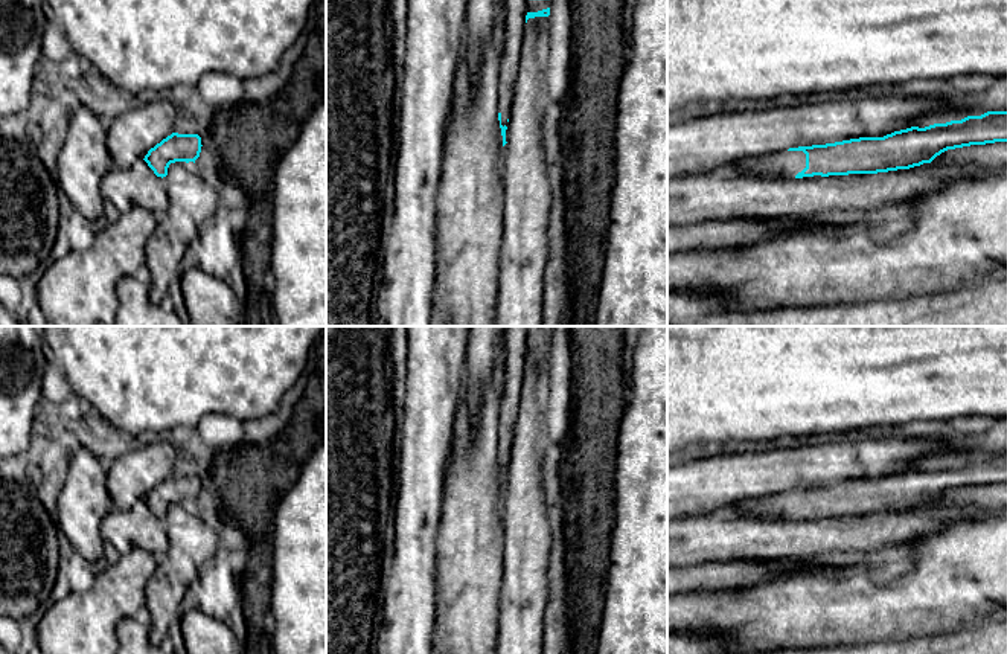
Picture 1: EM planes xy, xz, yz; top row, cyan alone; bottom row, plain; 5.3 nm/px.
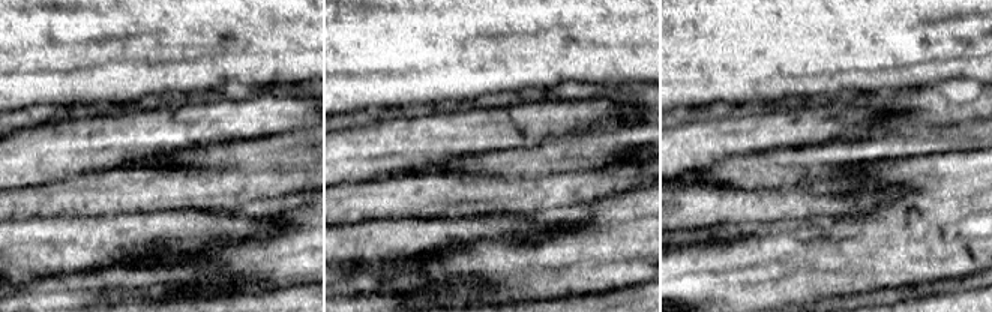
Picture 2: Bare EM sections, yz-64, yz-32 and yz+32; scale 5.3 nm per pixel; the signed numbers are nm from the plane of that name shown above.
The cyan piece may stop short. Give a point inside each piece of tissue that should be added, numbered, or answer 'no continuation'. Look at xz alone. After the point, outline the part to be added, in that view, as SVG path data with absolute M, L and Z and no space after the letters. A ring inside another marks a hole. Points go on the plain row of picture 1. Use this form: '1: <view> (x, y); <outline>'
1: xz (517, 346); M506 326L506 363L504 384L498 416L498 451L501 466L507 466L512 454L512 439L518 409L521 404L521 389L524 384L526 357L529 354L529 340L521 326Z

